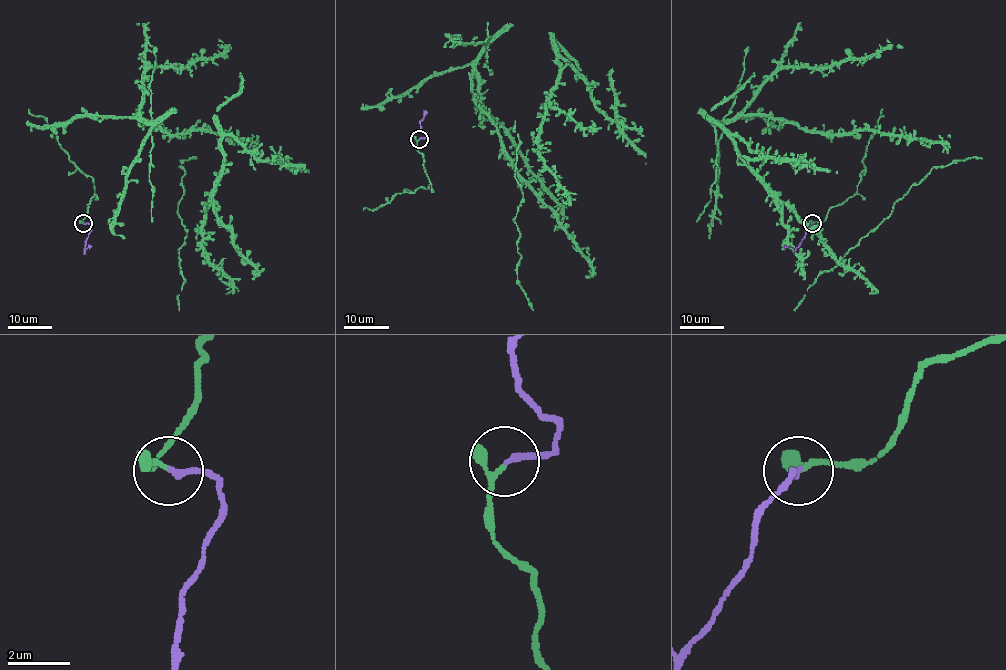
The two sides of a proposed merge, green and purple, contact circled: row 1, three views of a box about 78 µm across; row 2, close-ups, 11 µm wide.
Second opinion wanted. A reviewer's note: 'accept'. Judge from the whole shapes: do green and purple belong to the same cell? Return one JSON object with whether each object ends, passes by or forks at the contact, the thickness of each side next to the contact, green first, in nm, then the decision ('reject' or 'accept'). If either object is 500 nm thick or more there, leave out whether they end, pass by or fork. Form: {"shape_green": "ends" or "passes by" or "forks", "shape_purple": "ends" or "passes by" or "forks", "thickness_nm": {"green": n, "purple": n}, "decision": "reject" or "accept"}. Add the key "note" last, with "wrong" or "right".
{"shape_green": "passes by", "shape_purple": "ends", "thickness_nm": {"green": 130, "purple": 200}, "decision": "accept", "note": "right"}

